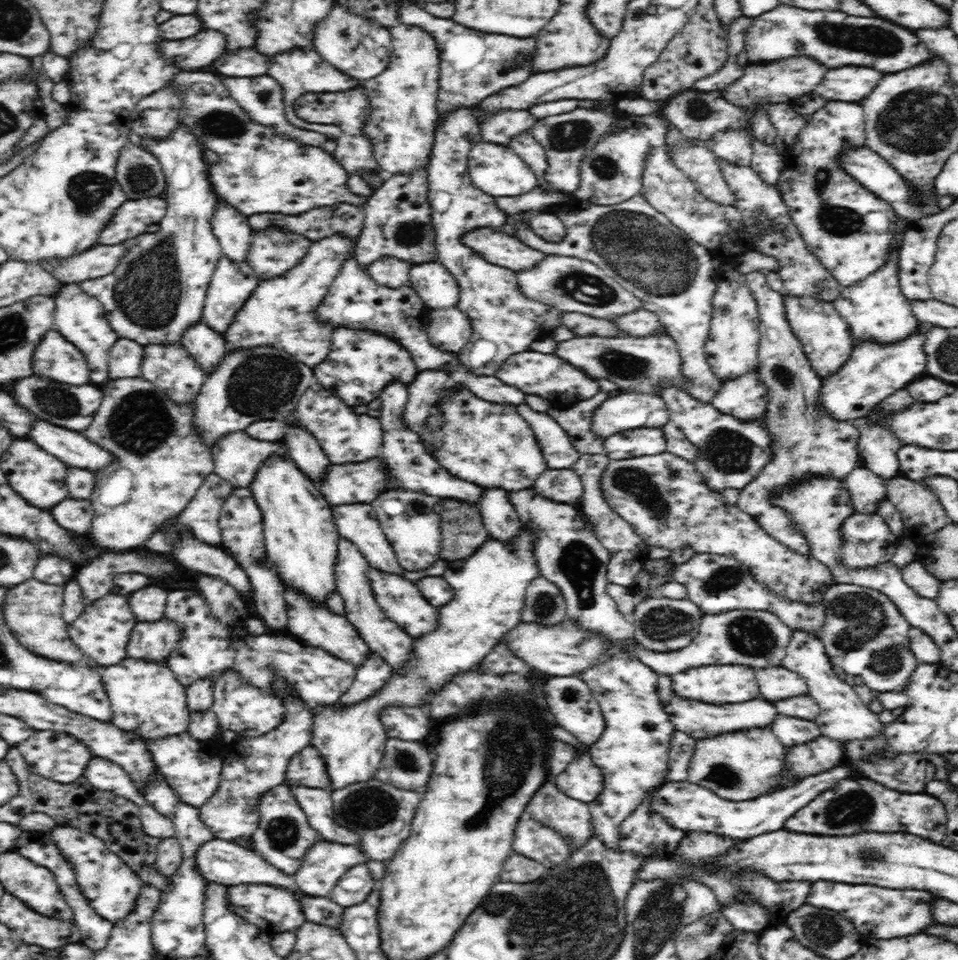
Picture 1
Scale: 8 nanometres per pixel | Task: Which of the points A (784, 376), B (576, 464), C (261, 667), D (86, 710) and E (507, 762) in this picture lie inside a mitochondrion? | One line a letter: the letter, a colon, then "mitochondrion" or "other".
A: mitochondrion
B: other
C: mitochondrion
D: other
E: mitochondrion

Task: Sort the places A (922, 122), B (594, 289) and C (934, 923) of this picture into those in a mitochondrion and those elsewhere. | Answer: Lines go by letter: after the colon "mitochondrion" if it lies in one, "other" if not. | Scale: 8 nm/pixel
A: mitochondrion
B: mitochondrion
C: other

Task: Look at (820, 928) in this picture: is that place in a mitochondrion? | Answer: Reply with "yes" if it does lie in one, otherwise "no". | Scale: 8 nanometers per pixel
yes

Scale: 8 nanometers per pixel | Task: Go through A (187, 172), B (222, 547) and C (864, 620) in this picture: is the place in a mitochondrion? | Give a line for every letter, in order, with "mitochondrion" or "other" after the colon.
A: other
B: other
C: mitochondrion

